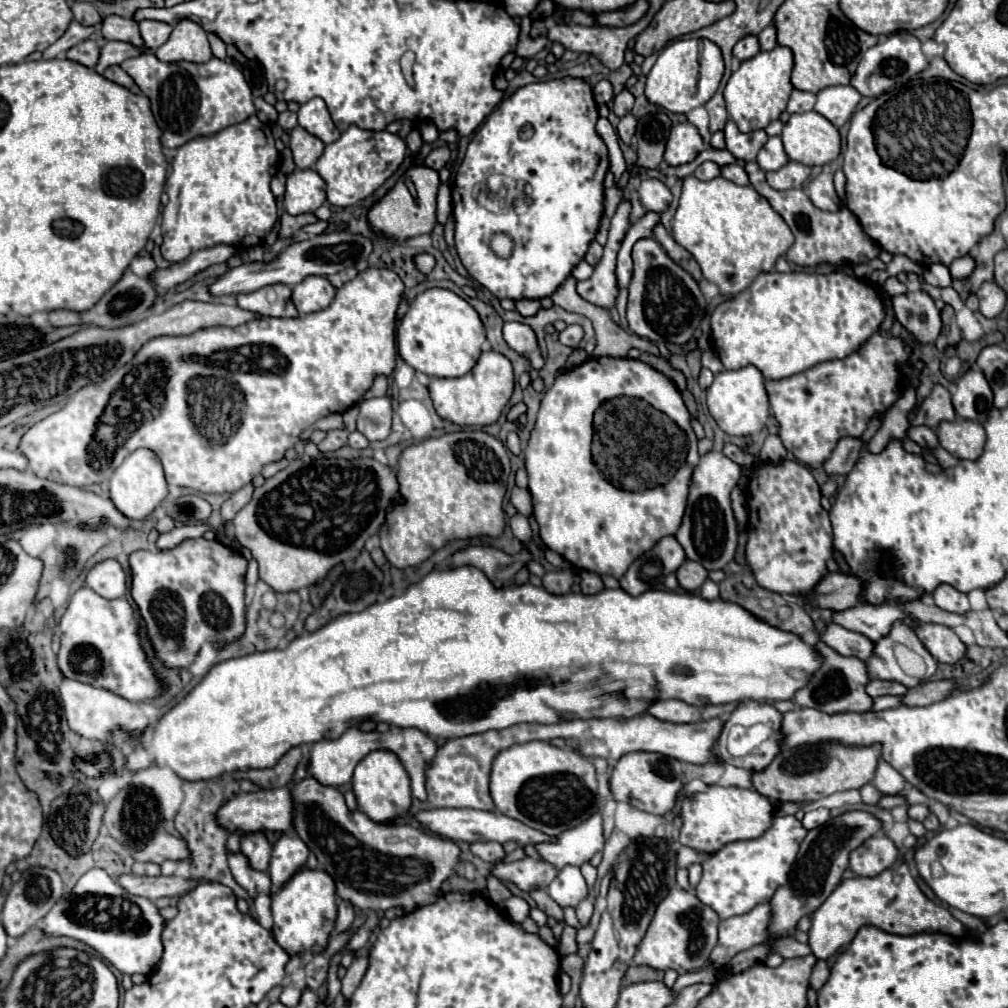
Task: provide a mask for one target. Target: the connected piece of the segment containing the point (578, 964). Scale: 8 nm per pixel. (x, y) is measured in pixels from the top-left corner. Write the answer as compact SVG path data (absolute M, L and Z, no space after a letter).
M572 953L572 955L566 955L562 959L562 969L572 977L572 987L578 987L580 983L580 973L582 973L582 967L584 967L584 959L578 955L578 953Z

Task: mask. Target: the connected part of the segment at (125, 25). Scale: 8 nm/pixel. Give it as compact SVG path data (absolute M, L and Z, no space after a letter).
M108 15L102 19L102 35L108 41L126 41L132 45L144 45L138 31L138 21L124 19L120 15Z

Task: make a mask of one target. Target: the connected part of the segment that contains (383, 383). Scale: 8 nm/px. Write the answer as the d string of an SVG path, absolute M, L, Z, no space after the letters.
M378 375L376 379L374 379L374 385L370 387L370 391L362 397L362 399L372 399L372 397L384 397L386 395L386 391L388 391L388 379L386 377L382 377L382 375Z

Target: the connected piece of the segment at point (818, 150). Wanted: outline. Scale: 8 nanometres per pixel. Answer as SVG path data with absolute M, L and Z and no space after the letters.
M816 111L792 115L784 125L782 141L786 155L808 167L826 165L840 155L838 129Z

